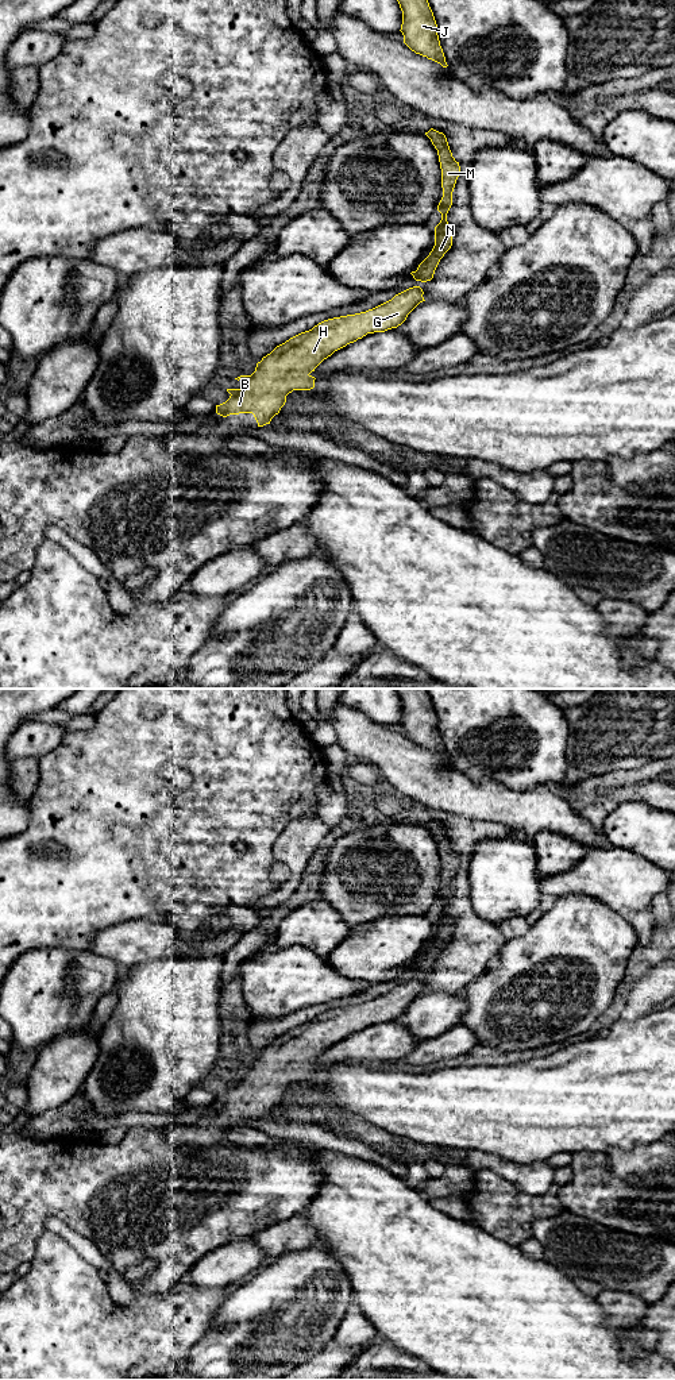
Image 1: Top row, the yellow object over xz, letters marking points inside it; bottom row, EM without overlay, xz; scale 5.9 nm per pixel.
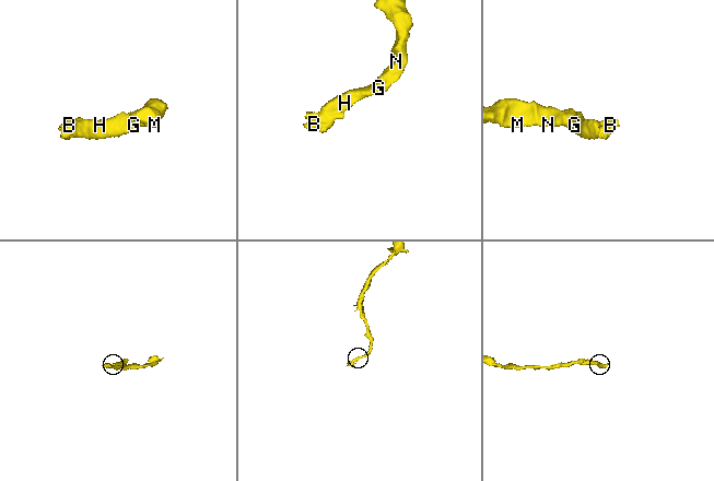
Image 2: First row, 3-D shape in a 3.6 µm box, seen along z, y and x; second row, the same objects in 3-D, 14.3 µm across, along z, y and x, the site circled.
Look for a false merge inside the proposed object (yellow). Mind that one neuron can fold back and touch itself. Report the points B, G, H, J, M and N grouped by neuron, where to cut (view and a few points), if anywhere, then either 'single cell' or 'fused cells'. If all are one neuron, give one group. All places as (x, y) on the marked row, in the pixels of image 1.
B G H J M N; no cut; single cell

